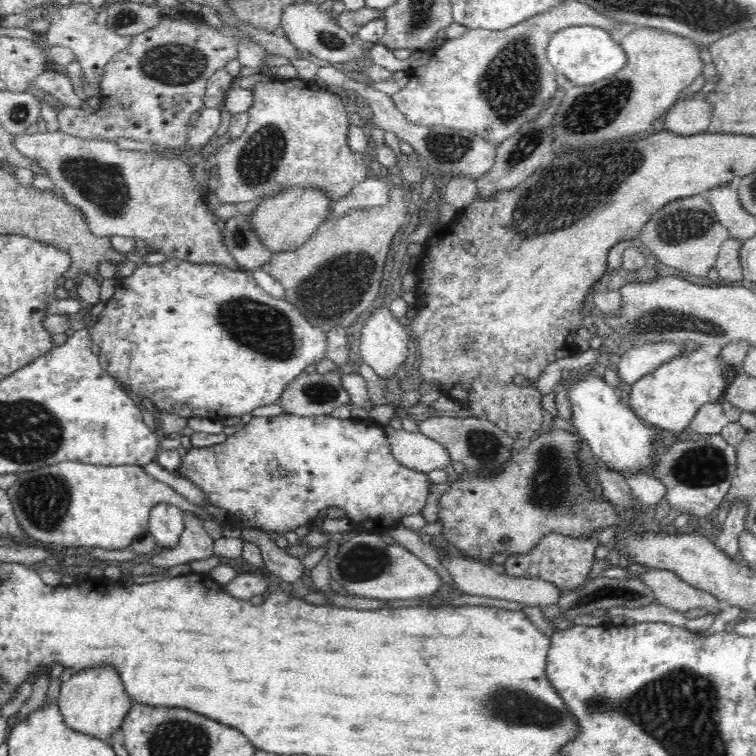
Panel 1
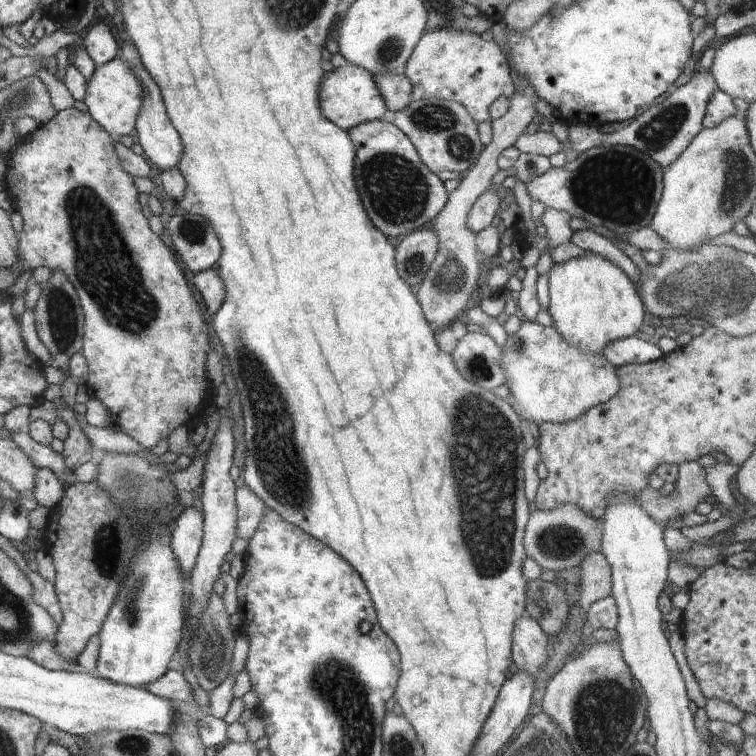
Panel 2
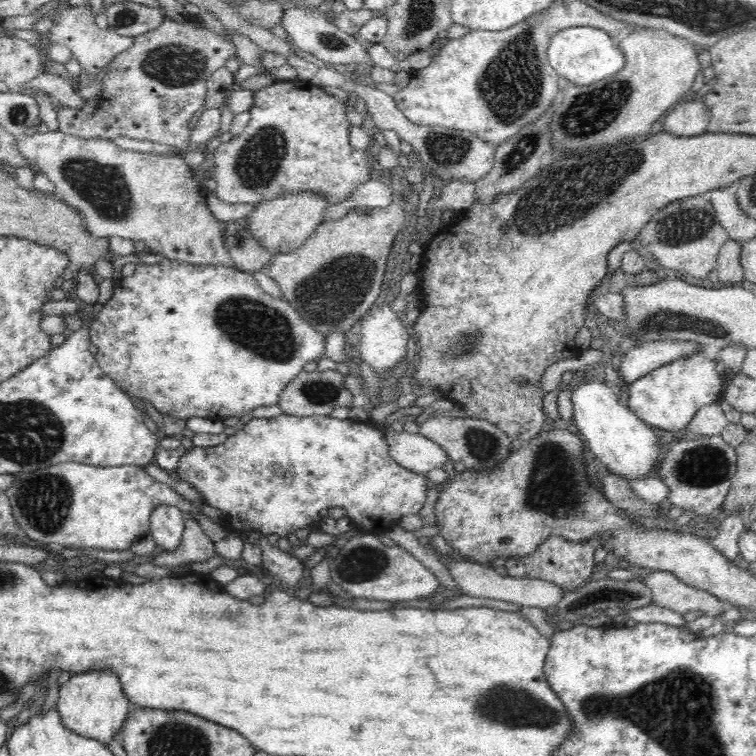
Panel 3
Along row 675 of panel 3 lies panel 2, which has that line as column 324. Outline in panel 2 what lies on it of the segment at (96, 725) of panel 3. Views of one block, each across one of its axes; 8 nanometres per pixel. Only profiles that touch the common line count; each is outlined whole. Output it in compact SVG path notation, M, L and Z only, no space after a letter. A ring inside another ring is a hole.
M352 63L324 72L320 102L322 102L324 118L338 126L338 128L347 131L354 128L354 126L358 126L358 124L362 124L362 122L383 120L387 110L384 98L382 98L380 90L374 82L373 74Z

